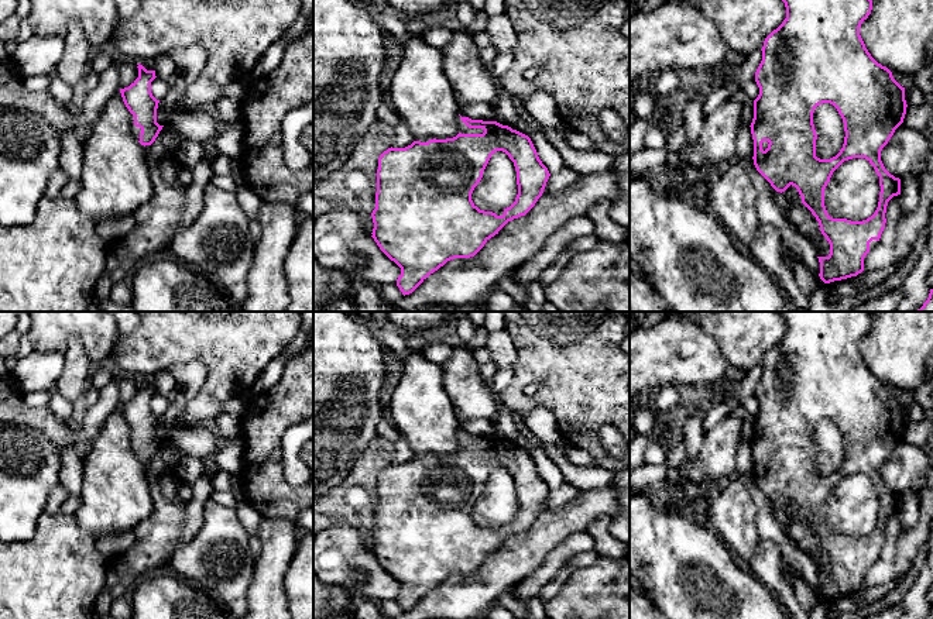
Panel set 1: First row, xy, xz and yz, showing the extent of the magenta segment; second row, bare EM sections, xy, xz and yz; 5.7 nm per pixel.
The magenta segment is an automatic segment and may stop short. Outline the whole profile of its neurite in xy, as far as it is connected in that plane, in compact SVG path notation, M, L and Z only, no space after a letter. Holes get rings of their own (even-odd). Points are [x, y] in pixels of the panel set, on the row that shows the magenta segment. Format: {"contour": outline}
{"contour": "M143 65L138 66L138 78L124 89L120 89L123 102L131 113L131 133L148 151L164 125L157 123L157 109L159 100L151 93L151 82L157 78L155 71L147 71Z"}

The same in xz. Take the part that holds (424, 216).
{"contour": "M460 113L457 117L459 134L446 140L414 141L405 148L388 148L378 158L375 209L371 213L374 228L373 238L380 250L401 268L397 286L402 295L412 293L431 274L455 258L474 257L484 244L498 234L511 220L525 216L542 196L550 176L542 164L531 138L497 121L471 120ZM497 151L505 152L517 171L518 195L515 202L504 209L502 216L480 210L471 200L474 188Z"}

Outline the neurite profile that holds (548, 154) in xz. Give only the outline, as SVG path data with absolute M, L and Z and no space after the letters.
M541 130L531 135L531 141L538 152L539 159L548 168L550 175L565 168L562 155L555 145L548 141Z

